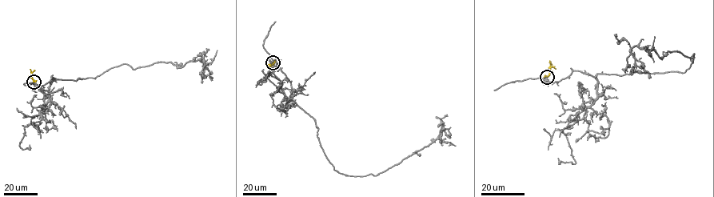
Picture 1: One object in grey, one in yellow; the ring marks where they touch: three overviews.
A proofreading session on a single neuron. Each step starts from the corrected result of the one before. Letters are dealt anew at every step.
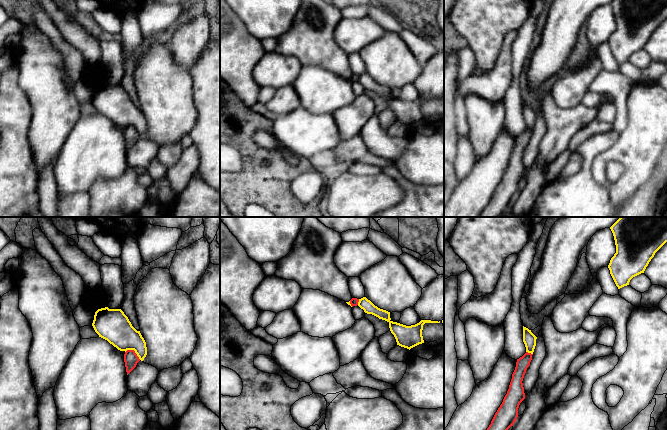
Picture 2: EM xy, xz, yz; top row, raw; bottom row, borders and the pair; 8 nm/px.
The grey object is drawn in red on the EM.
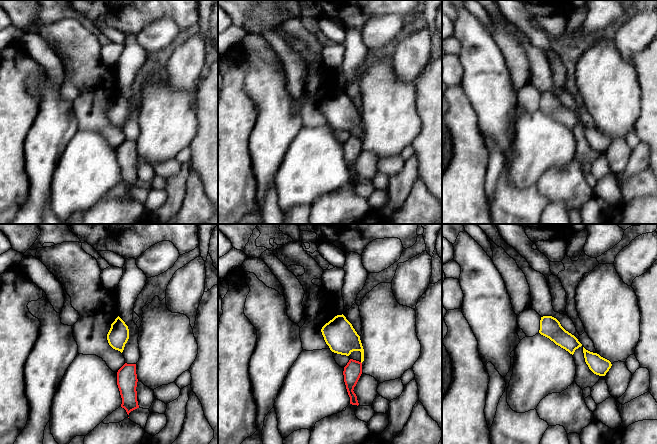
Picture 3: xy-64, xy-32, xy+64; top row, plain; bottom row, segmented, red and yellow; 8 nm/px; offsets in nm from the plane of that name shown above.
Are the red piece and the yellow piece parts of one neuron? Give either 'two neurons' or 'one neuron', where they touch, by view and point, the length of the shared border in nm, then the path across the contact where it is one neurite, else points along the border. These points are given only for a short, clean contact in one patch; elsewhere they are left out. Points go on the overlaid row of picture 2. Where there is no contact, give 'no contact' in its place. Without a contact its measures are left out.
two neurons; contact xy (134, 351); length 140 nm; border xy (125, 351), (133, 350), (140, 359)

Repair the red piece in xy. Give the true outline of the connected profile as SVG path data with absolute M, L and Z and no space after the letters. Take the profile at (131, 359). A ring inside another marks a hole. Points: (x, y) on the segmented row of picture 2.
M127 350L125 352L124 362L125 362L127 375L136 367L139 361L140 359L134 350Z

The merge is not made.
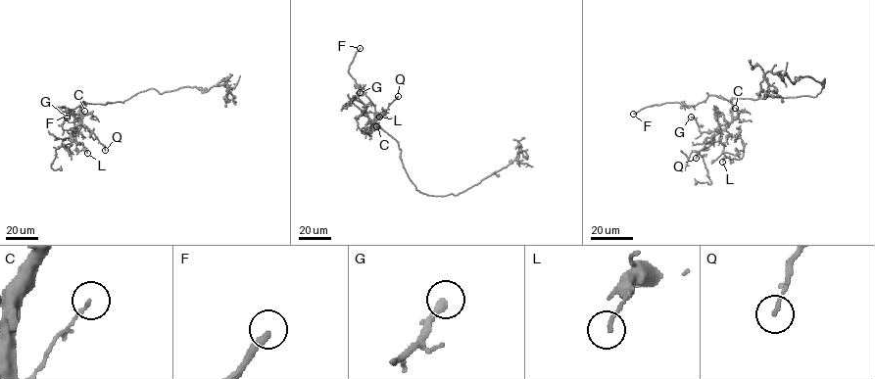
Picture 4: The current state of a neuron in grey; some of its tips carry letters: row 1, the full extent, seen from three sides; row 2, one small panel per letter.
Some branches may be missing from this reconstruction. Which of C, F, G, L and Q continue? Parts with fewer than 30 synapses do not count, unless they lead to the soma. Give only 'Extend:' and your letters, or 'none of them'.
Extend: F

